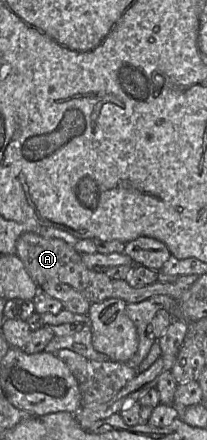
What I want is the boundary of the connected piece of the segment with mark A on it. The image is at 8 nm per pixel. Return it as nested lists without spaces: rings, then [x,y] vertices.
[[[32,232],[20,235],[16,242],[16,255],[23,262],[34,283],[39,287],[50,280],[58,280],[68,284],[90,303],[99,303],[109,298],[119,298],[126,303],[139,303],[154,295],[168,295],[180,300],[181,295],[187,289],[180,289],[174,283],[161,283],[159,281],[142,288],[131,287],[126,280],[112,279],[105,272],[96,272],[88,269],[81,259],[81,254],[73,246],[62,239],[45,238]]]

